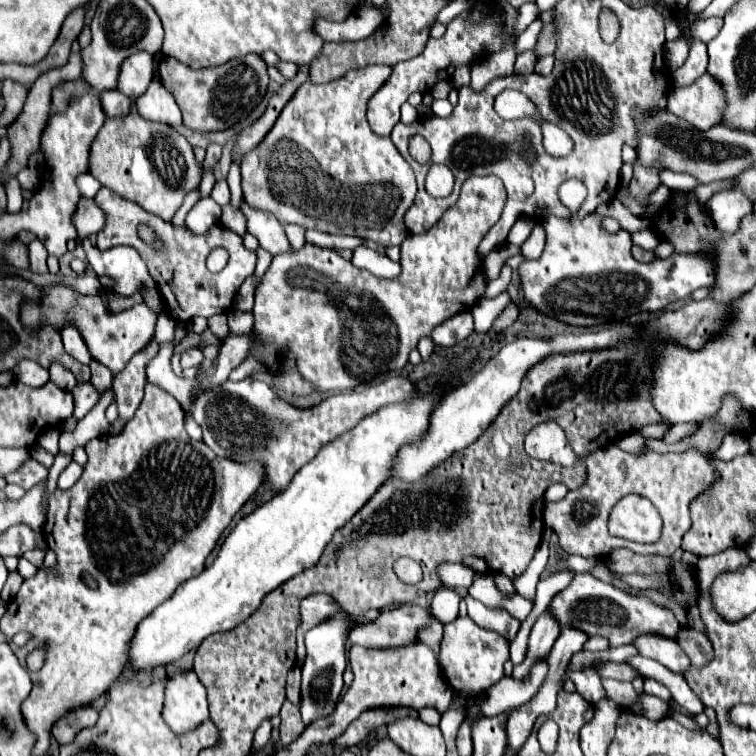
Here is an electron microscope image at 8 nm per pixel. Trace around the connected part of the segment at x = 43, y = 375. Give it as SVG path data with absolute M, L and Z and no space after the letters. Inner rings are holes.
M19 361L17 367L13 369L17 381L29 385L29 387L43 387L47 381L49 381L49 371L45 367L41 367L39 363L35 361Z

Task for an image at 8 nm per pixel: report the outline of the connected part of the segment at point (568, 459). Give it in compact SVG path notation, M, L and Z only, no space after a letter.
M539 423L525 439L526 453L535 459L550 461L565 467L577 461L573 449L569 447L563 429L557 423Z

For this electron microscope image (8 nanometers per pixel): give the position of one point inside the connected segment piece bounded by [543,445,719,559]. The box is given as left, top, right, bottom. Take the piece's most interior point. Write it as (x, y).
(611, 474)

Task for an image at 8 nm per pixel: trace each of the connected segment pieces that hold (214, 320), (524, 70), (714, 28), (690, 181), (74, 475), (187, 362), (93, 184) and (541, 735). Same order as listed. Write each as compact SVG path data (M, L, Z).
M213 315L211 319L209 319L209 329L217 335L217 337L221 337L221 339L225 339L227 335L229 335L229 325L227 325L227 315Z
M525 51L523 55L519 55L517 61L515 61L515 75L527 75L527 73L533 73L535 61L537 61L537 57L533 55L533 51Z
M709 17L706 19L698 19L690 27L691 36L694 39L703 41L711 41L713 37L716 37L723 26L723 19L719 17Z
M663 171L661 173L663 177L663 185L665 187L669 187L669 189L695 189L697 185L699 185L699 181L693 177L693 175L689 175L689 173L677 173L677 171Z
M71 461L71 465L59 475L57 479L57 489L71 489L75 485L75 481L81 477L83 467L77 461Z
M187 349L181 357L181 367L187 369L187 367L199 367L203 363L203 353L199 349Z
M85 173L85 175L79 175L77 177L77 185L79 185L79 189L81 189L81 193L83 193L83 197L95 197L95 193L99 191L99 181L91 175L91 173Z
M551 719L547 720L538 731L538 741L541 748L548 754L552 754L557 745L558 725Z

